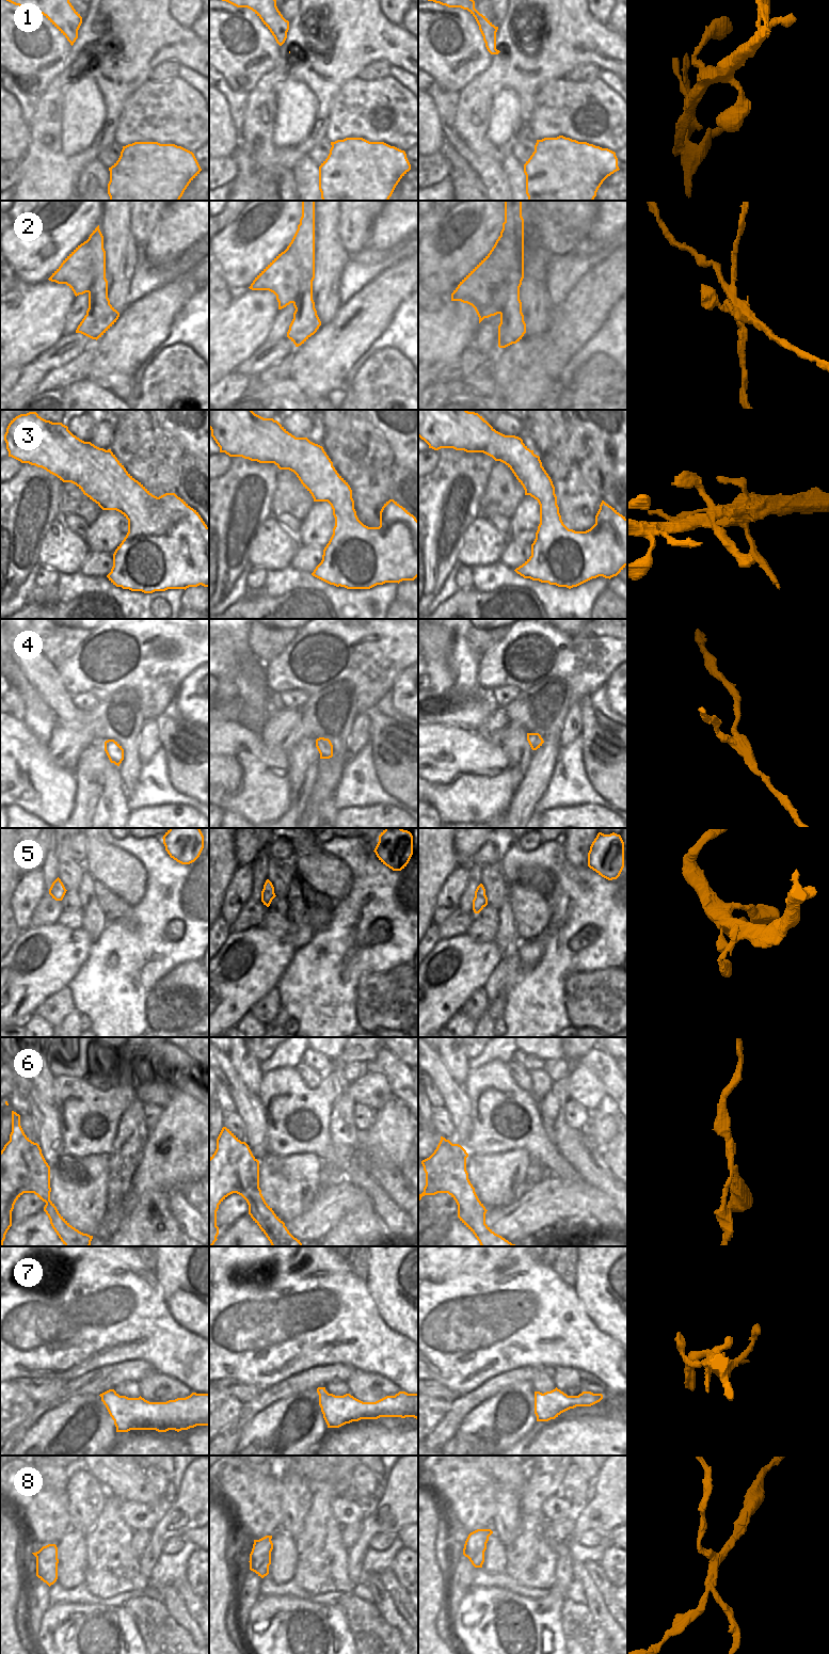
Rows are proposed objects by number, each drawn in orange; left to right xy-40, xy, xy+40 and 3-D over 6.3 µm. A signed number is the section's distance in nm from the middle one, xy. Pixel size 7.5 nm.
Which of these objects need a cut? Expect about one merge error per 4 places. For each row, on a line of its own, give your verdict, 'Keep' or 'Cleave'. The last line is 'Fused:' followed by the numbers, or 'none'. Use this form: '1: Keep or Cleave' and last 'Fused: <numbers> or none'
1: Keep
2: Cleave
3: Cleave
4: Keep
5: Keep
6: Keep
7: Keep
8: Cleave
Fused: 2, 3, 8

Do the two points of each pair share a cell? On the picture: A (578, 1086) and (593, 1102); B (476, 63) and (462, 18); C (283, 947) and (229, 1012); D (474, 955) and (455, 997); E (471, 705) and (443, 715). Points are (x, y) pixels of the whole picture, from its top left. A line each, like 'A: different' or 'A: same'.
A: same
B: same
C: same
D: same
E: same

